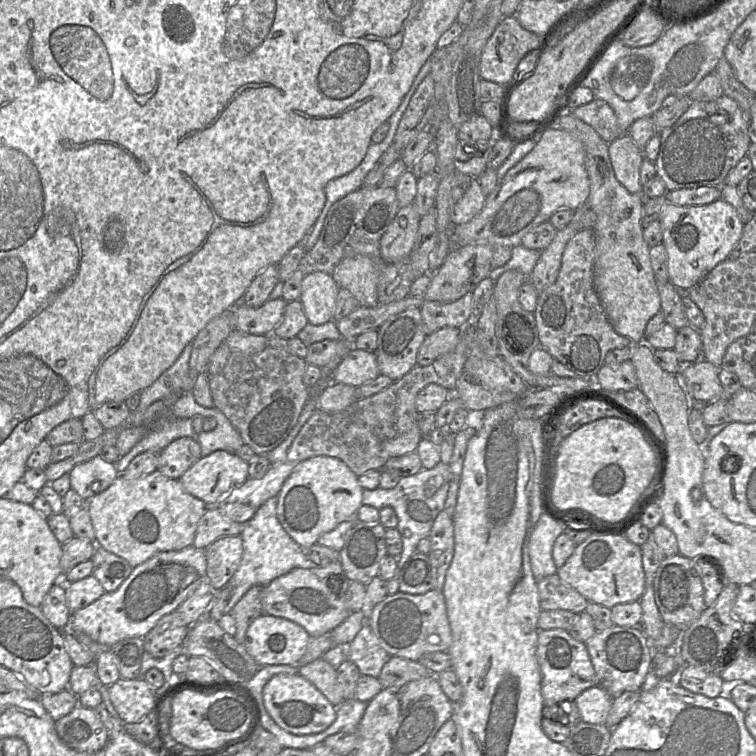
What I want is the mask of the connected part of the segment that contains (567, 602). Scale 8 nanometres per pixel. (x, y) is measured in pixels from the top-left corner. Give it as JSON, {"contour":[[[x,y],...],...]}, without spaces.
{"contour":[[[557,574],[539,580],[537,587],[542,611],[565,610],[575,614],[585,612],[588,601],[566,585]]]}

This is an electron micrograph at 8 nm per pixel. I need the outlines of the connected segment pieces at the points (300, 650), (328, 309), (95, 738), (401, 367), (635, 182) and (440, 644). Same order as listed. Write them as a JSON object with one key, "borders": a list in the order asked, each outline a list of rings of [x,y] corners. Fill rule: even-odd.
{"borders":[[[[262,614],[248,627],[243,645],[260,666],[297,665],[307,649],[310,635],[299,624],[288,619]]],[[[312,272],[304,275],[299,301],[308,323],[320,325],[333,320],[339,287],[332,275]]],[[[81,705],[56,720],[55,729],[66,746],[80,752],[98,752],[109,740],[108,731],[95,710]]],[[[419,308],[388,318],[378,329],[374,351],[380,373],[399,380],[417,365],[418,350],[426,338]]],[[[623,133],[609,143],[609,156],[617,180],[629,192],[642,195],[640,167],[644,155],[633,138],[628,133]]],[[[435,589],[419,595],[400,591],[387,595],[375,606],[368,607],[367,622],[391,656],[418,661],[425,653],[448,651],[453,641],[443,593]]]]}

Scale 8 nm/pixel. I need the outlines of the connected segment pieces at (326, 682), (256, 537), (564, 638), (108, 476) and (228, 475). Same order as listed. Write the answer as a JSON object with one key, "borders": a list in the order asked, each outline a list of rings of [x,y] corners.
{"borders":[[[[322,657],[299,666],[298,674],[310,681],[335,707],[343,702],[336,683],[336,670]]],[[[277,496],[269,498],[259,507],[254,516],[250,520],[245,522],[243,525],[243,530],[240,534],[243,540],[242,560],[237,571],[234,573],[234,575],[228,582],[228,586],[230,586],[230,599],[224,609],[224,614],[230,613],[236,603],[244,596],[244,594],[251,587],[266,586],[272,580],[287,574],[294,568],[311,569],[318,566],[314,565],[313,563],[309,563],[306,550],[303,549],[300,545],[298,545],[282,527],[277,517],[277,502]]],[[[540,630],[536,657],[542,675],[541,694],[544,706],[552,706],[565,700],[574,701],[583,691],[598,685],[585,643],[573,639],[566,630]]],[[[97,455],[74,466],[69,475],[70,487],[87,501],[107,489],[117,478],[118,472],[113,463]]],[[[216,450],[197,460],[180,478],[184,489],[208,506],[215,506],[232,489],[242,485],[249,477],[249,463],[235,453]]]]}

